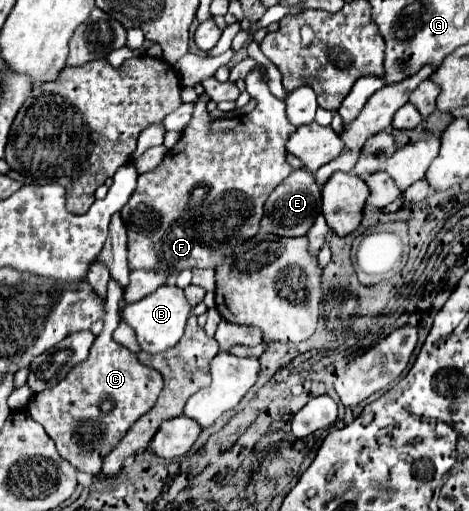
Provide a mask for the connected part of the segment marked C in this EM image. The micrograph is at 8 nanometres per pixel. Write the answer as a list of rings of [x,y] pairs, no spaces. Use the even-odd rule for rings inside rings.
[[[116,279],[108,281],[106,293],[106,319],[103,320],[102,333],[90,347],[88,359],[72,367],[70,373],[52,389],[32,395],[28,403],[28,413],[44,427],[48,437],[56,443],[58,453],[70,461],[78,471],[98,475],[104,457],[120,443],[132,423],[148,413],[160,391],[162,375],[142,365],[134,353],[118,345],[112,338],[112,331],[120,323],[120,301],[122,285]]]

